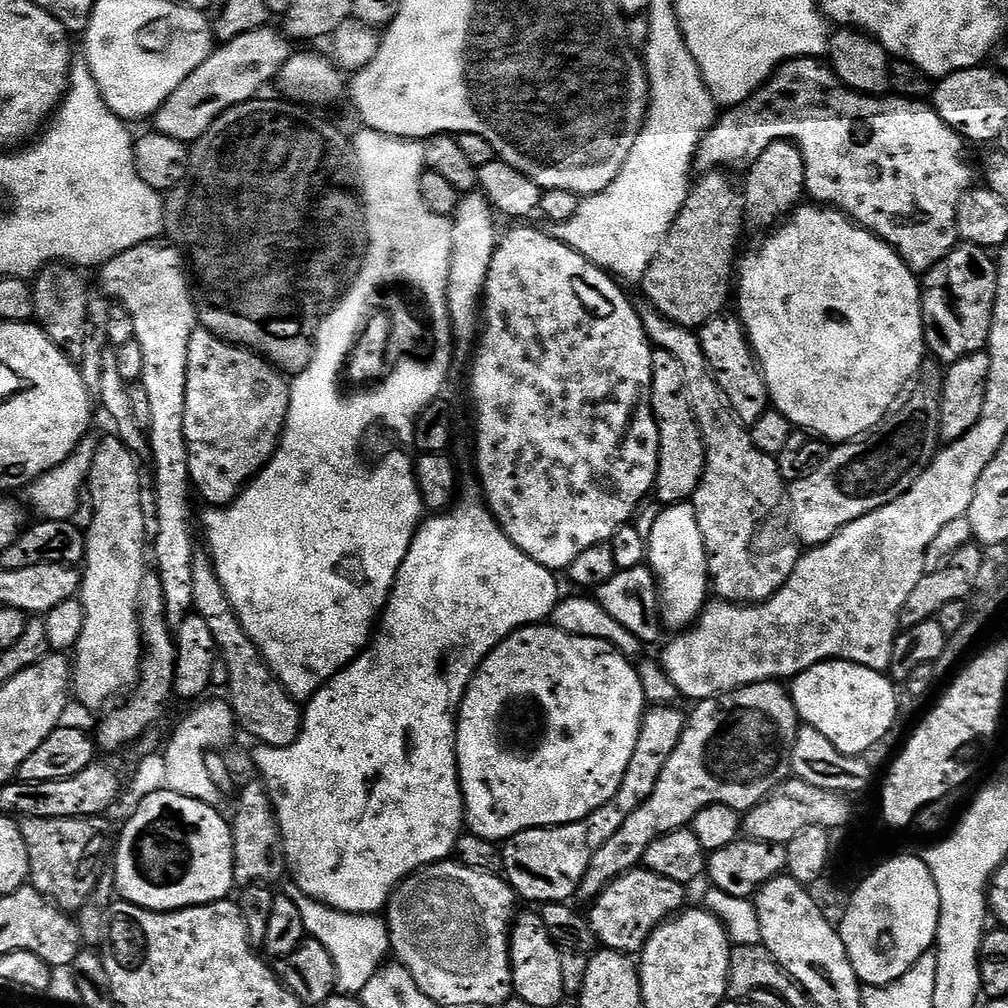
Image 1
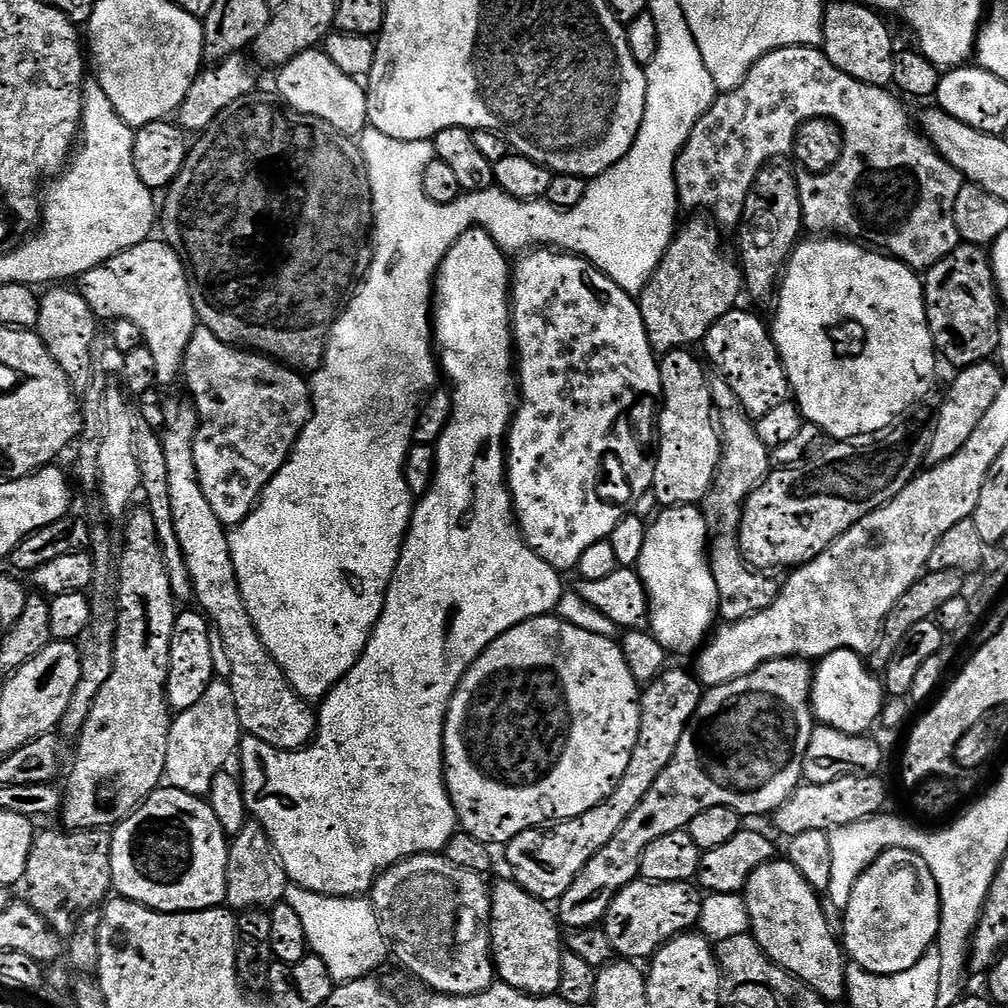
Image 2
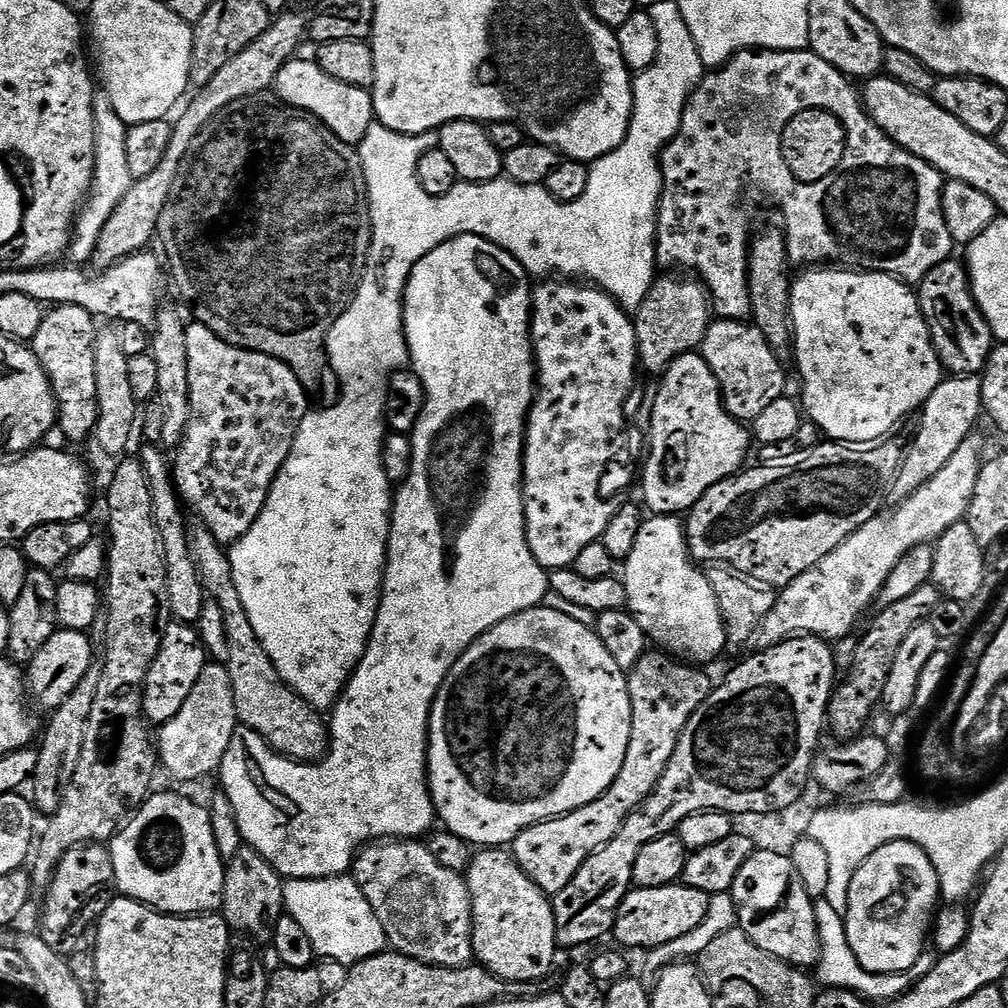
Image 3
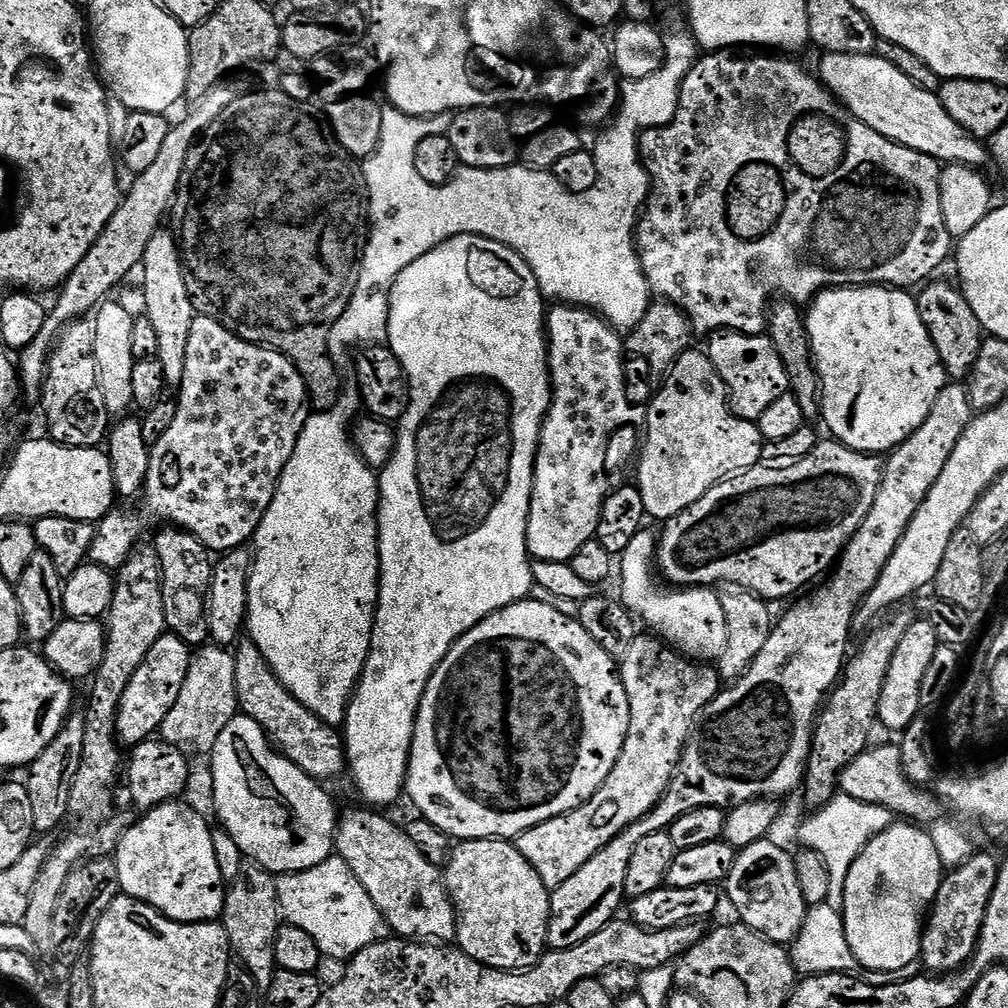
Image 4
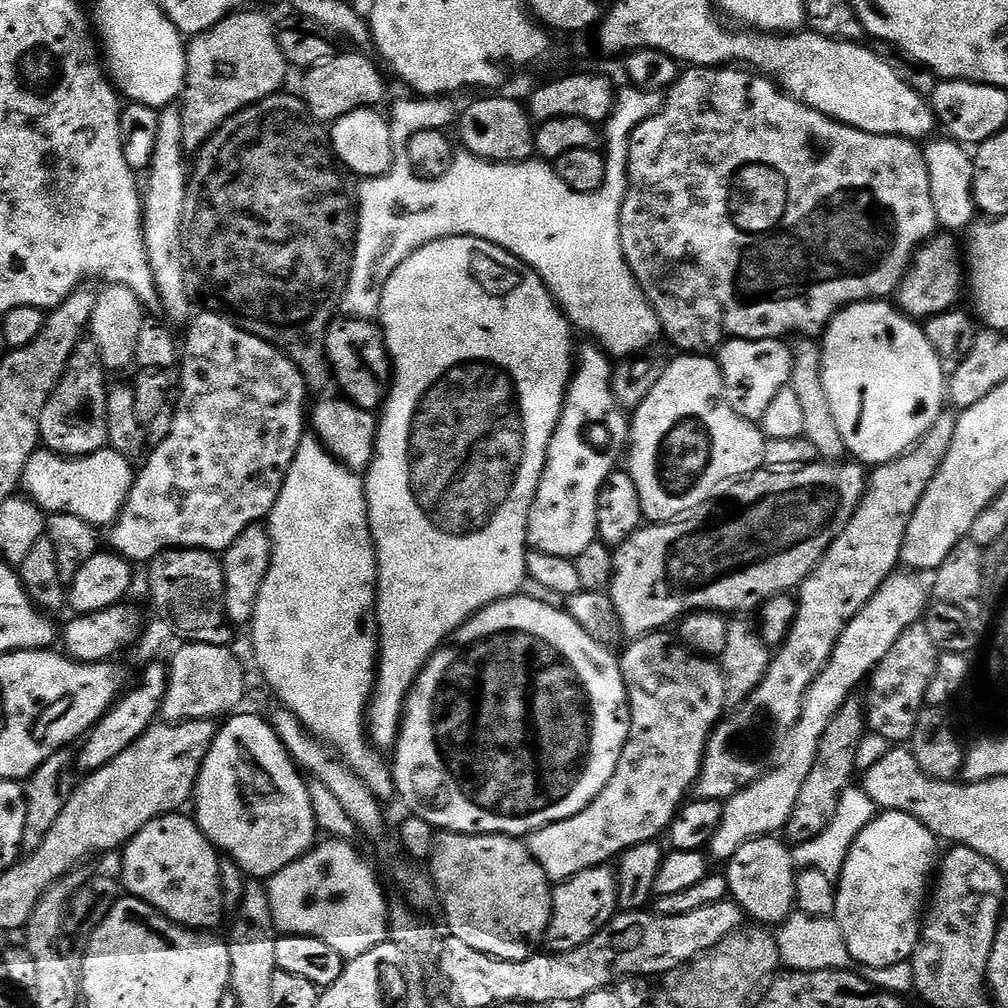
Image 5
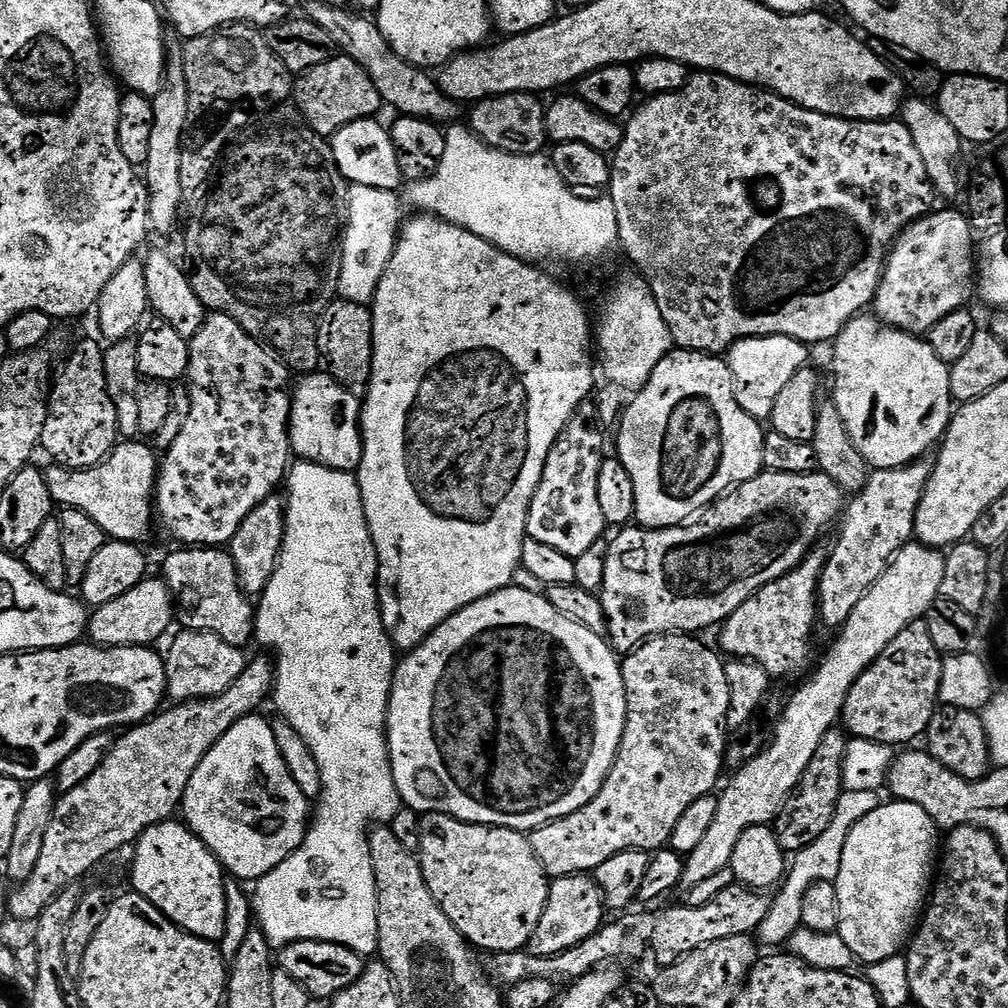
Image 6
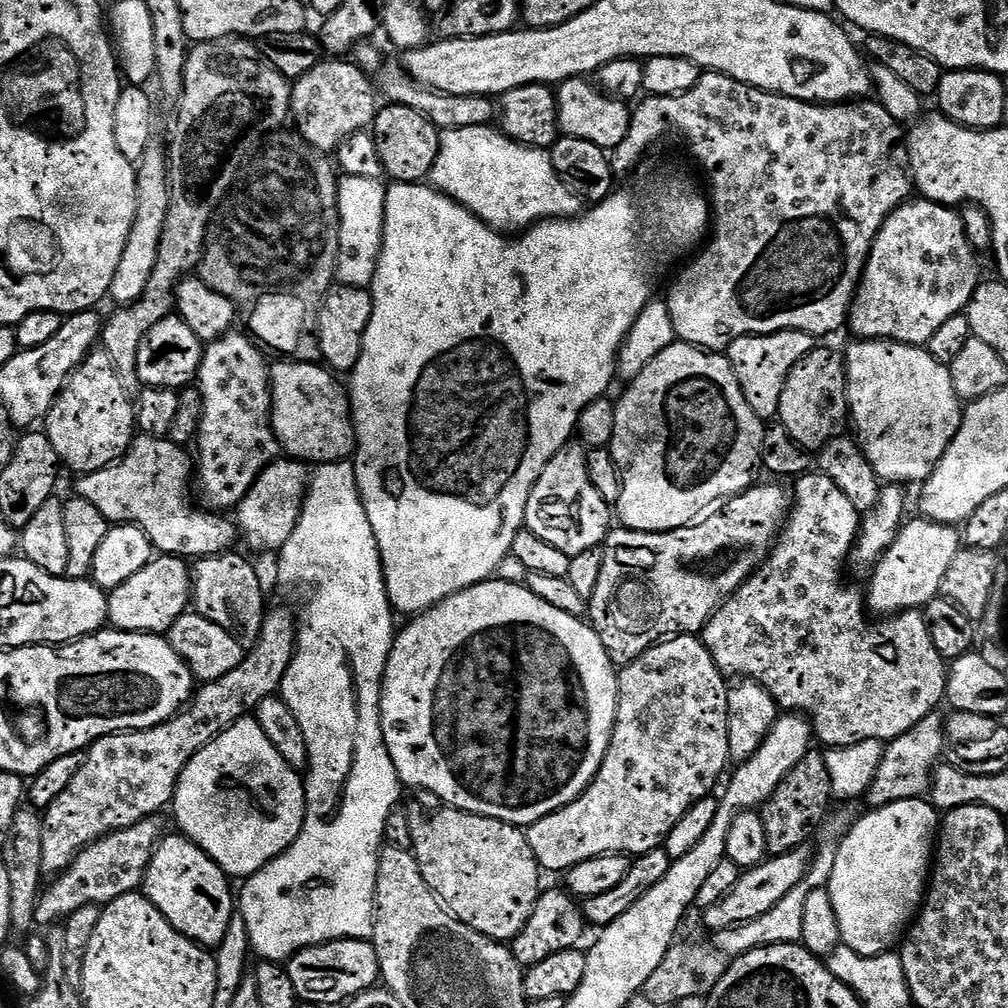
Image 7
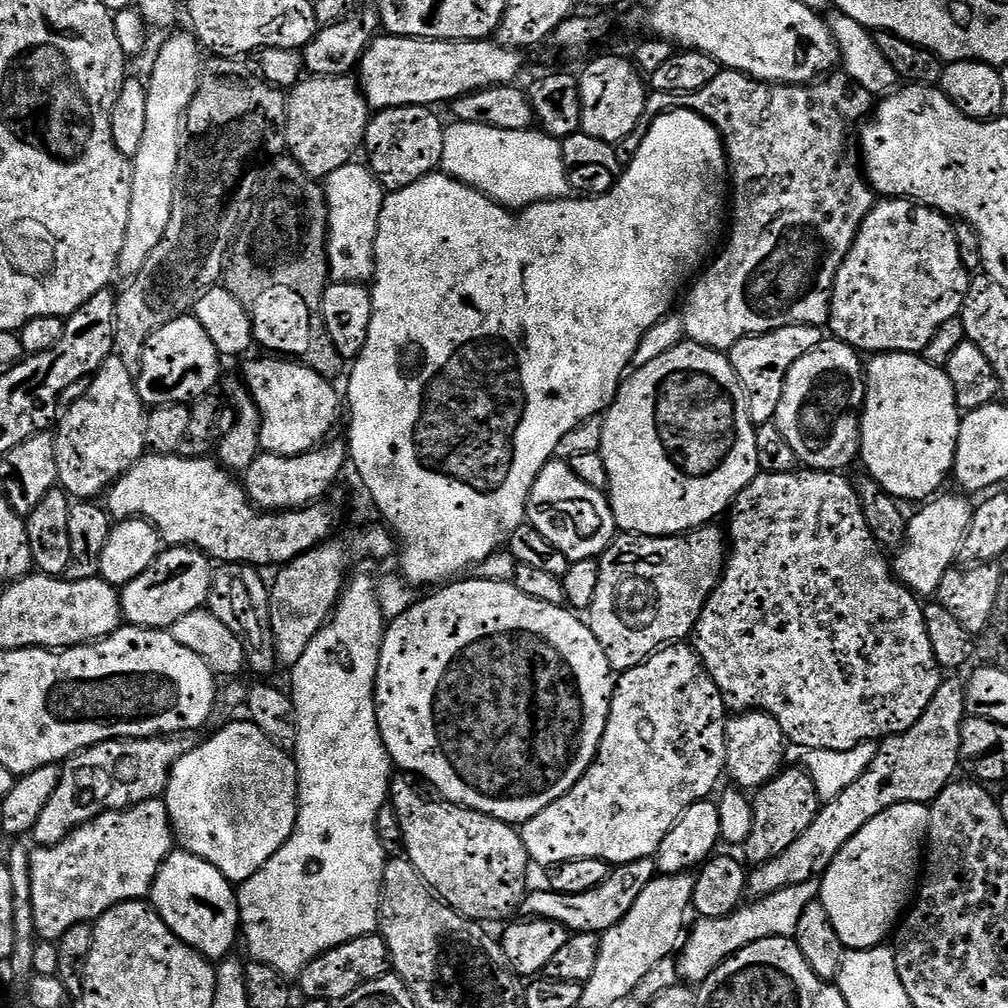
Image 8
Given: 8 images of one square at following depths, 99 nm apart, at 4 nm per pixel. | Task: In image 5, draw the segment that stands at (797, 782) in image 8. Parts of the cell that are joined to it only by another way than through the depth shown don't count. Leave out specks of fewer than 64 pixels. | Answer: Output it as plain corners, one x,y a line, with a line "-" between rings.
856,694
848,697
842,710
830,718
830,726
826,726
826,734
822,734
822,742
818,742
814,766
810,766
810,774
798,794
798,802
794,802
794,810
790,810
790,818
782,829
789,845
810,842
830,826
842,794
853,783
852,775
857,775
858,746
866,735
866,704
858,697

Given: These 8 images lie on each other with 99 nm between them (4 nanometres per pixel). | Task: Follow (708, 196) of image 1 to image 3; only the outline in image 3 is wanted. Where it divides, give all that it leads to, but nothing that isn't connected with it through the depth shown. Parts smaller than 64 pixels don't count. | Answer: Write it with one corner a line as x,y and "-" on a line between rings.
664,274
653,280
642,306
635,309
638,360
643,371
645,368
648,372
667,373
673,362
688,352
697,351
703,345
710,323
708,289
699,279
687,280
684,276
687,275

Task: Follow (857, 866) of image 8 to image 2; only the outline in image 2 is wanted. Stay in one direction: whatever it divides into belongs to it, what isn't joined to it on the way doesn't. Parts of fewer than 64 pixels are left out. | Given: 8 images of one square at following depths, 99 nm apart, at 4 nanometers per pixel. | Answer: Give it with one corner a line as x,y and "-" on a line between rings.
889,848
880,853
880,857
858,878
848,896
848,906
842,912
842,947
845,953
855,967
879,976
910,970
910,966
914,966
914,962
918,962
918,958
935,945
939,932
940,895
934,874
930,874
930,866
926,866
921,856
901,848

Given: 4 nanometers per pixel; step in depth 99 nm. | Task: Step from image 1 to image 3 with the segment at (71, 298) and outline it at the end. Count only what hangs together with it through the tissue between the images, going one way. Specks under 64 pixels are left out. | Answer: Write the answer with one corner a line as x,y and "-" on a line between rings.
58,304
49,307
42,318
42,326
38,326
38,334
30,342
34,355
40,360
40,365
46,370
52,393
56,399
56,414
58,417
58,432
68,440
84,440
93,435
98,422
98,378
94,374
94,350
98,335
97,317
91,316
82,306

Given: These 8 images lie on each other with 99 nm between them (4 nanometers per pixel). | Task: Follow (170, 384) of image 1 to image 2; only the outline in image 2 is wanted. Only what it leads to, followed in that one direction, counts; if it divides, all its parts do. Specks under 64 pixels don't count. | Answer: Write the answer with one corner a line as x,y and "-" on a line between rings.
160,238
143,240
138,246
118,253
105,264
94,266
94,270
79,276
78,291
82,294
82,298
86,298
92,313
101,321
129,320
134,322
134,326
138,326
144,339
143,347
148,348
150,354
154,354
157,385
172,384
178,380
184,366
184,351
198,327
198,321
184,267
170,245
165,244

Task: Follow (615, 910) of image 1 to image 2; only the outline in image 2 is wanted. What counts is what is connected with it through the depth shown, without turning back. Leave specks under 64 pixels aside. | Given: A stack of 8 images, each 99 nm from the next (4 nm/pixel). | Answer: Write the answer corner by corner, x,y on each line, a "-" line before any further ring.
633,880
610,902
602,921
613,953
633,962
647,961
666,941
691,933
699,925
701,899
691,883

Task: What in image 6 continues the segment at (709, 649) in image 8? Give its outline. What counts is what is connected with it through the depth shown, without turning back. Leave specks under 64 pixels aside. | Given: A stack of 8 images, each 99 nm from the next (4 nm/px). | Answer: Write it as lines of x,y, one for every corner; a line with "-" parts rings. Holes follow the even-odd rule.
809,551
794,570
746,598
746,602
742,602
742,606
738,606
738,610
734,610
719,629
719,647
725,653
728,651
729,657
761,664
772,678
807,673
813,663
812,631
816,624
818,628
818,593
825,559
823,551
-
923,620
906,626
906,630
882,650
879,658
860,675
850,690
842,713
847,735
893,746
908,746
911,740
919,736
921,739
938,707
943,665
944,656
934,646

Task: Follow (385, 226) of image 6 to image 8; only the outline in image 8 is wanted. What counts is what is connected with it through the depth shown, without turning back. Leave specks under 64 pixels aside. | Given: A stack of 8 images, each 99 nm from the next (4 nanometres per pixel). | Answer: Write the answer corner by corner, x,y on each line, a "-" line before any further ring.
360,164
342,166
323,181
328,199
328,271
333,281
355,284
371,281
376,271
378,218
386,195
372,169

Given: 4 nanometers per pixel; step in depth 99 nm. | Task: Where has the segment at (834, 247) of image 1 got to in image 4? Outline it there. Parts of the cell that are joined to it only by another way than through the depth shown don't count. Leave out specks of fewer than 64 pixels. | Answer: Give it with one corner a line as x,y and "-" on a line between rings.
849,286
846,288
826,288
807,305
806,319
808,321
808,337
812,347
812,358
816,361
816,372
820,376
820,411
823,423
828,423
828,428
833,437
847,448
853,448
859,452
869,454
888,454
899,446
903,440
910,438
922,422
930,414
938,394
946,383
946,373
942,362
938,358
938,350
922,322
920,305
917,297
911,291
902,288
890,288
887,286

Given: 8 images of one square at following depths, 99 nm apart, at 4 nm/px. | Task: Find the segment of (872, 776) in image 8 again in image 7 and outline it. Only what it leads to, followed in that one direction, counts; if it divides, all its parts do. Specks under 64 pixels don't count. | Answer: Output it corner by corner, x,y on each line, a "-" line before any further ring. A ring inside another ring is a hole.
939,711
931,712
926,718
922,718
922,722
918,722
918,726
906,730
906,734
887,741
884,758
878,766
878,774
874,774
874,782
870,782
866,793
869,809
885,808
899,800
914,800
929,791
932,773
945,755
945,717
940,715
-
807,843
786,854
768,856
758,866
743,869
734,890
730,890
726,898
714,902
714,906
703,909
704,924
709,928
709,933
715,934
727,928
736,928
746,922
754,922
762,918
762,914
774,910
774,906
778,906
778,902
782,902
782,898
786,898
786,894
790,894
790,890
794,890
794,886
798,886
802,878
806,878
813,855
813,845

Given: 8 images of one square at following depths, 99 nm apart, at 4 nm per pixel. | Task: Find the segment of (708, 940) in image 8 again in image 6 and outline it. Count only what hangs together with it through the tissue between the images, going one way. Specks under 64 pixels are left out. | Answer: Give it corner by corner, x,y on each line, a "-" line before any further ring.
870,790
841,792
838,806
834,810
834,818
830,818
830,826
826,826
826,831
815,842
810,842
810,846
806,846
806,850
795,853
791,857
790,867
782,881
782,887
775,893
775,895
777,894
776,900
774,896
774,920
776,916
778,939
787,941
802,927
802,898
806,894
806,890
810,890
810,886
814,886
814,882
834,882
838,878
838,870
842,866
842,850
850,830
855,824
862,822
862,818
866,818
866,814
879,808
881,803
880,792

